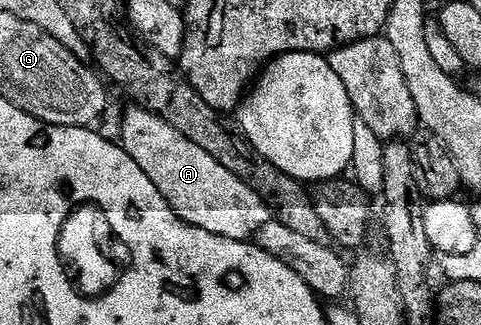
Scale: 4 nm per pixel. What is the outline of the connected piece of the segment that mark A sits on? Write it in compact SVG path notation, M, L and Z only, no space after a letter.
M134 104L129 108L131 110L122 118L120 145L128 156L132 156L132 160L136 160L136 164L140 164L140 172L144 172L144 176L148 176L152 184L156 184L160 196L168 200L178 217L196 228L204 228L204 232L212 232L216 236L224 236L237 242L251 241L260 232L260 228L272 221L265 200L252 187L244 184L244 180L232 176L232 172L228 172L224 164L216 164L216 160L212 160L212 156L208 156L204 148L196 148L196 144L192 144L188 136L180 136L180 132L176 132L172 124L160 120L160 116L156 116L145 106Z

